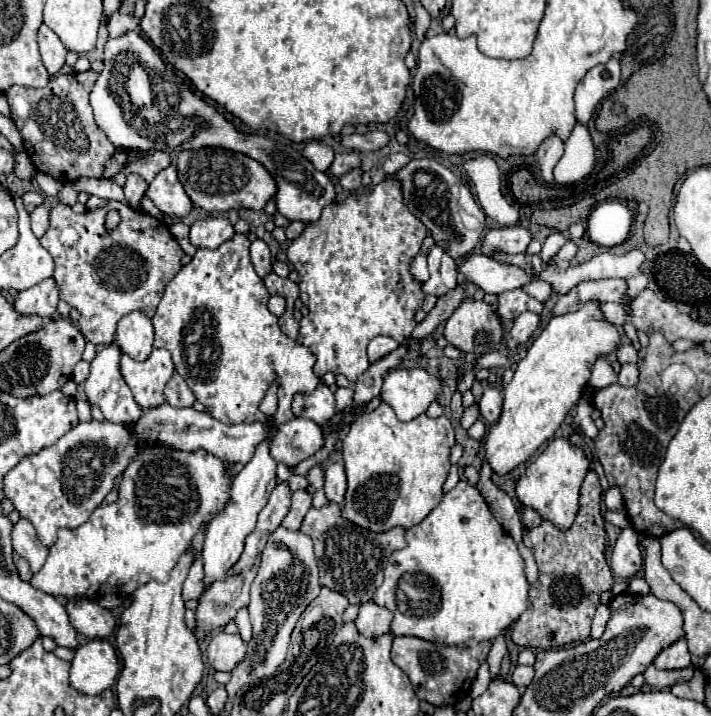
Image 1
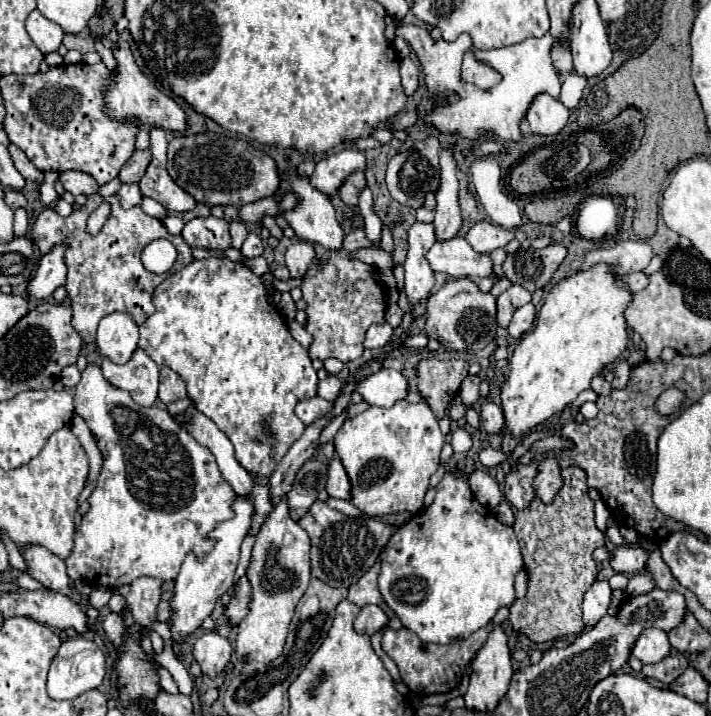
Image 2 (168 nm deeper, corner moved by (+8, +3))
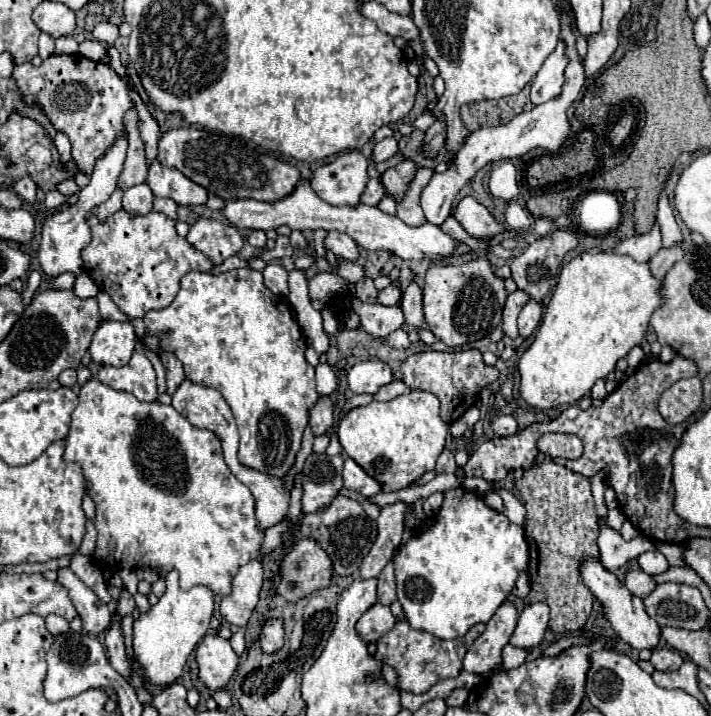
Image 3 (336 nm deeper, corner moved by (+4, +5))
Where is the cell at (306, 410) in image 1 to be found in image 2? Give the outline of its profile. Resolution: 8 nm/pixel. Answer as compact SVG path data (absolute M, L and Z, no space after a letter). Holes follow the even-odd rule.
M313 397L313 399L307 399L307 401L297 403L295 413L297 413L297 417L299 417L305 425L311 425L313 421L317 421L317 419L325 417L327 413L331 413L331 409L333 409L333 403L321 399L321 397Z

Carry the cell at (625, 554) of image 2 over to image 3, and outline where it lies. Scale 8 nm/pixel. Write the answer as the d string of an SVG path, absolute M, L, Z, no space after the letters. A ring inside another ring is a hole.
M659 551L641 553L641 555L637 557L637 563L639 563L639 567L641 567L645 573L649 573L649 575L663 573L663 571L667 571L667 567L669 567L667 559L665 559Z

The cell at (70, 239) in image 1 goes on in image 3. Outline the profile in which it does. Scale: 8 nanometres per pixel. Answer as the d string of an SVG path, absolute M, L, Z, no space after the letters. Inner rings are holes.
M121 209L105 223L99 223L97 217L91 215L87 217L87 225L93 237L81 253L83 269L129 319L141 319L151 309L167 307L175 299L185 273L211 271L215 267L205 253L193 249L185 237L177 235L173 219L157 211L133 215Z

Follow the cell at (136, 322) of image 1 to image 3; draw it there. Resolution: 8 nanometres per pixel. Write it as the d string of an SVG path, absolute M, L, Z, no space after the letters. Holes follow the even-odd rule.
M103 321L93 335L89 353L95 363L123 367L135 351L135 329L129 321Z

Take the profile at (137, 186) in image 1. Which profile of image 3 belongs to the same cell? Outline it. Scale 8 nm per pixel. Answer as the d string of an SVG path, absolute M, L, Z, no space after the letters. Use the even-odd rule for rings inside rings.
M147 183L125 189L125 193L123 193L123 209L125 211L145 215L151 211L151 207L153 207L153 193Z

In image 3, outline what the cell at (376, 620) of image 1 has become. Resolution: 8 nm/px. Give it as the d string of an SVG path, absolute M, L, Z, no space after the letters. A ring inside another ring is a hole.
M375 603L369 611L363 613L363 617L357 621L357 631L367 643L375 643L383 633L393 629L395 617L387 605Z

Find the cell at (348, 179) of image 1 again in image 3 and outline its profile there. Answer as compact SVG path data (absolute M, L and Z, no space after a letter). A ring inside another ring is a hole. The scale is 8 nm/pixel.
M369 179L367 187L365 187L365 193L361 195L361 203L365 203L365 205L377 205L383 195L385 195L385 189L383 189L381 181L379 179Z

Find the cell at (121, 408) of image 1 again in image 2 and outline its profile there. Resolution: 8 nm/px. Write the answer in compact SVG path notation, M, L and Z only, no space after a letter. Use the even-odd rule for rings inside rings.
M87 365L81 381L75 387L75 413L89 425L95 443L103 455L103 469L97 487L89 495L89 511L75 533L73 553L65 559L71 579L81 579L93 587L119 587L133 583L137 577L157 577L171 581L187 553L205 557L215 541L209 533L221 523L231 519L235 491L219 475L213 453L199 445L165 409L155 405L141 407L123 389L113 387L101 375L101 367Z

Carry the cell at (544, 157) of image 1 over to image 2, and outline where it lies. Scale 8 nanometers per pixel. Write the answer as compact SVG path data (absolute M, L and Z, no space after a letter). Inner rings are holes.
M541 93L531 101L531 105L525 113L525 119L529 121L531 133L557 135L565 127L569 115L571 115L571 111L559 99L551 97L547 93Z

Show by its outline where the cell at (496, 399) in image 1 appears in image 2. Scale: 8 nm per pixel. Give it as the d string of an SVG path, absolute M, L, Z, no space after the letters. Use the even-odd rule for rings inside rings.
M491 401L483 403L483 407L481 407L481 429L487 431L489 435L497 435L503 431L503 427L505 427L503 409Z

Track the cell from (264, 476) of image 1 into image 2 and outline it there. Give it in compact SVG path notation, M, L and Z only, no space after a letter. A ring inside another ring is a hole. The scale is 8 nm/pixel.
M237 497L233 503L233 511L235 511L235 517L225 523L219 523L215 527L215 531L211 533L211 537L217 541L213 551L209 555L205 555L203 559L197 559L195 555L187 555L181 565L179 575L175 577L173 597L169 601L169 605L171 605L169 629L171 629L173 643L183 643L195 629L199 629L203 619L209 617L211 611L215 609L217 599L233 585L233 575L235 575L235 569L239 563L239 547L251 527L253 505L249 503L249 499Z

